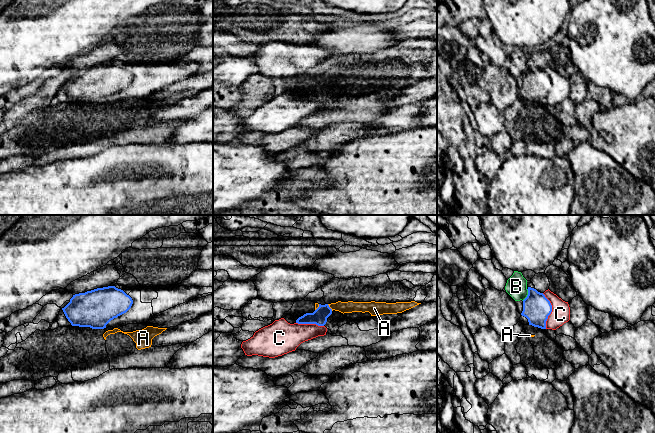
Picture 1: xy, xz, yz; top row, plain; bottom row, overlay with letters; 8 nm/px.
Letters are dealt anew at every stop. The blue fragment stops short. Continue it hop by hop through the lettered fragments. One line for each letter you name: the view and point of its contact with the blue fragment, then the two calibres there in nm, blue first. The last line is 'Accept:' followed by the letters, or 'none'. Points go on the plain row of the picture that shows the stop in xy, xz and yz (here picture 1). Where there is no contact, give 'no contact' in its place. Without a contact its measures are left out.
C: meets blue in yz at (551, 87); 220 nm thick on the blue side, 150 nm on the other
Accept: C

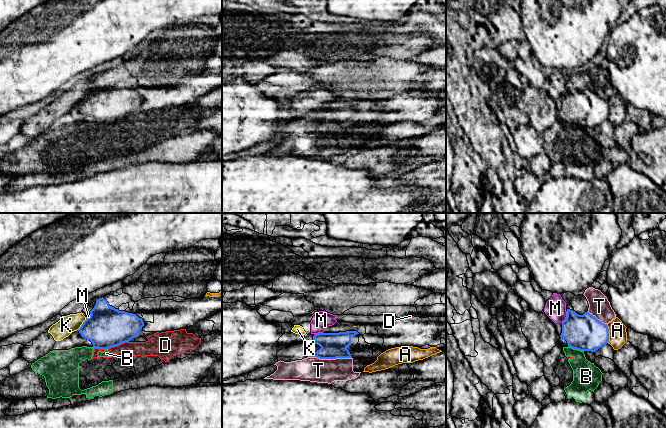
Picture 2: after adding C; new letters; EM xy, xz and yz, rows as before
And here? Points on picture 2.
Accept: none

